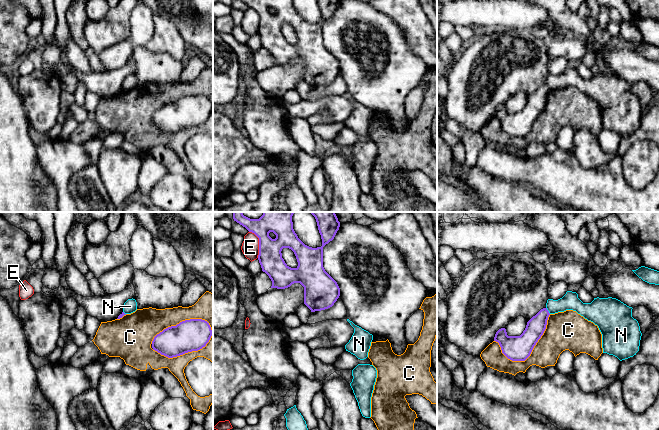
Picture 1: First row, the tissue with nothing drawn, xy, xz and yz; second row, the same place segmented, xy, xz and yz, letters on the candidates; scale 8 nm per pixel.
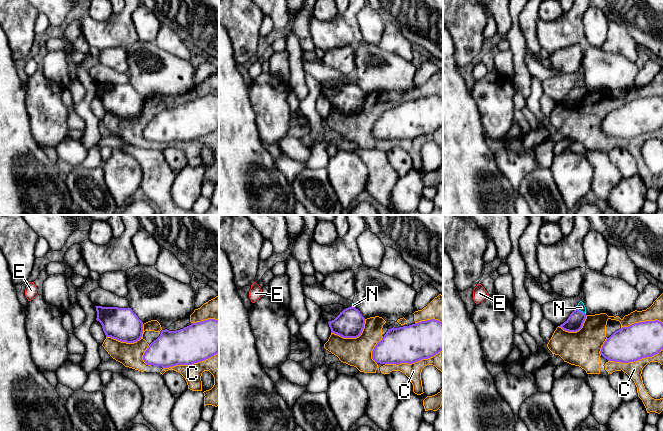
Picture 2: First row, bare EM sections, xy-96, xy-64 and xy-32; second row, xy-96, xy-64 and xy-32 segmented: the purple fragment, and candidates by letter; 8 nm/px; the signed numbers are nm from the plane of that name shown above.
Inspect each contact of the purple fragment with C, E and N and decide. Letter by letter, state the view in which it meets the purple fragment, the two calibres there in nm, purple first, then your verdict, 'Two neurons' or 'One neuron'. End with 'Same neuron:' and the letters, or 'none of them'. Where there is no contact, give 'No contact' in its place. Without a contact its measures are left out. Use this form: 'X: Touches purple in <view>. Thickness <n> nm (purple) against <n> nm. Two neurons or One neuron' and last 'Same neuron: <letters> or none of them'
C: Touches purple in xy. Thickness 260 nm (purple) against 150 nm. Two neurons
E: Touches purple in xz. Thickness 190 nm (purple) against 140 nm. Two neurons
N: Touches purple in yz. Thickness 150 nm (purple) against 140 nm. Two neurons
Same neuron: none of them

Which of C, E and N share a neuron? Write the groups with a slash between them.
C / E / N

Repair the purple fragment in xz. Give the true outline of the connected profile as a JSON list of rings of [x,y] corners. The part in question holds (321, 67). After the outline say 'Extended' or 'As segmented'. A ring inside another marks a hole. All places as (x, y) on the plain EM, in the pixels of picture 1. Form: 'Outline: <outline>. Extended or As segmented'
Outline: [[[240,0],[259,14],[258,36],[262,47],[272,57],[271,64],[285,65],[294,59],[304,63],[304,80],[311,88],[328,85],[334,81],[340,72],[337,58],[323,43],[323,23],[332,17],[339,6],[340,0],[317,0],[322,15],[322,22],[312,24],[305,21],[293,5],[293,0]],[[282,25],[291,25],[297,35],[296,44],[289,43],[282,34]]]. As segmented

